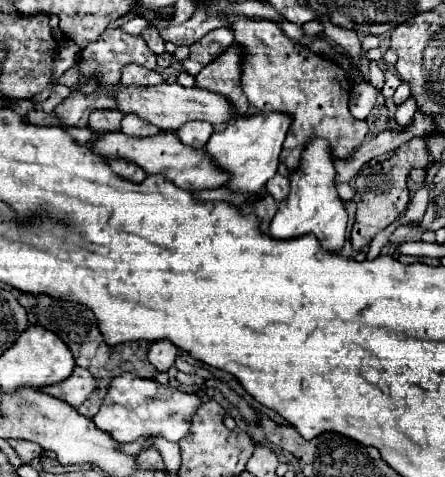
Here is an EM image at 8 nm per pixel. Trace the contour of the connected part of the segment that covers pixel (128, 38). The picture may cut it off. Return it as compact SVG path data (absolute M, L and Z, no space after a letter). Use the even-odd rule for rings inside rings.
M121 28L105 30L95 42L85 46L79 56L79 68L83 74L99 74L99 82L119 82L121 68L127 64L139 64L155 68L155 54L149 50L141 36L125 34Z

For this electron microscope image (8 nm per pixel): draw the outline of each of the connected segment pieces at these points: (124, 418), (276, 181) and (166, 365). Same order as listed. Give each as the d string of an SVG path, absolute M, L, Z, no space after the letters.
M127 372L111 380L103 404L93 416L93 422L101 432L107 432L119 444L147 436L161 436L171 442L179 442L189 430L191 416L199 404L201 400L195 394L185 394L173 386L161 386L153 380L137 378Z
M277 174L277 176L273 176L273 180L269 180L269 182L265 184L265 188L267 188L267 192L269 192L277 202L281 202L281 200L289 194L289 178Z
M161 340L161 342L155 342L149 346L147 358L159 372L167 372L175 362L177 352L179 350L173 344L167 344L167 340Z

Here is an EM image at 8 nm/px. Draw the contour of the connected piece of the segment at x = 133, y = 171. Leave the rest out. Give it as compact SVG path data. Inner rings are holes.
M113 158L113 160L109 162L109 166L115 168L115 172L117 172L119 176L123 176L123 178L127 178L127 180L131 180L131 182L141 182L141 180L147 176L137 164L127 162L127 160L121 160L121 158Z

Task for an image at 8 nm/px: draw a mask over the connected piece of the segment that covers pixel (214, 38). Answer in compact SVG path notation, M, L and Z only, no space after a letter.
M217 28L203 36L203 40L191 44L191 54L187 60L181 60L181 66L187 74L195 76L203 66L211 64L219 54L223 54L233 44L233 32L229 28Z

